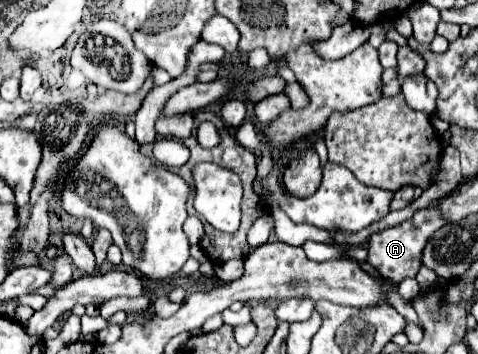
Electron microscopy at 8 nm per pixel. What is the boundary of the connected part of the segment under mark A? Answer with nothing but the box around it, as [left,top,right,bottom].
[368,207,446,285]

